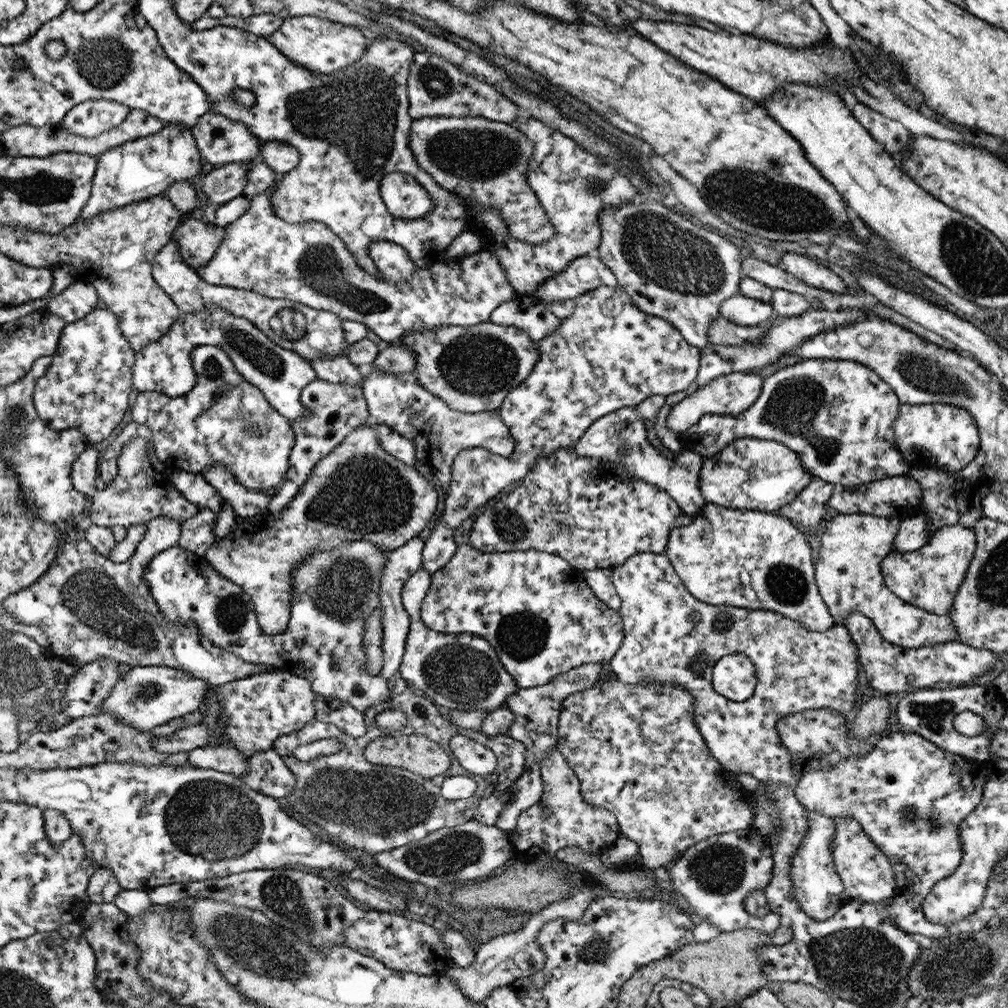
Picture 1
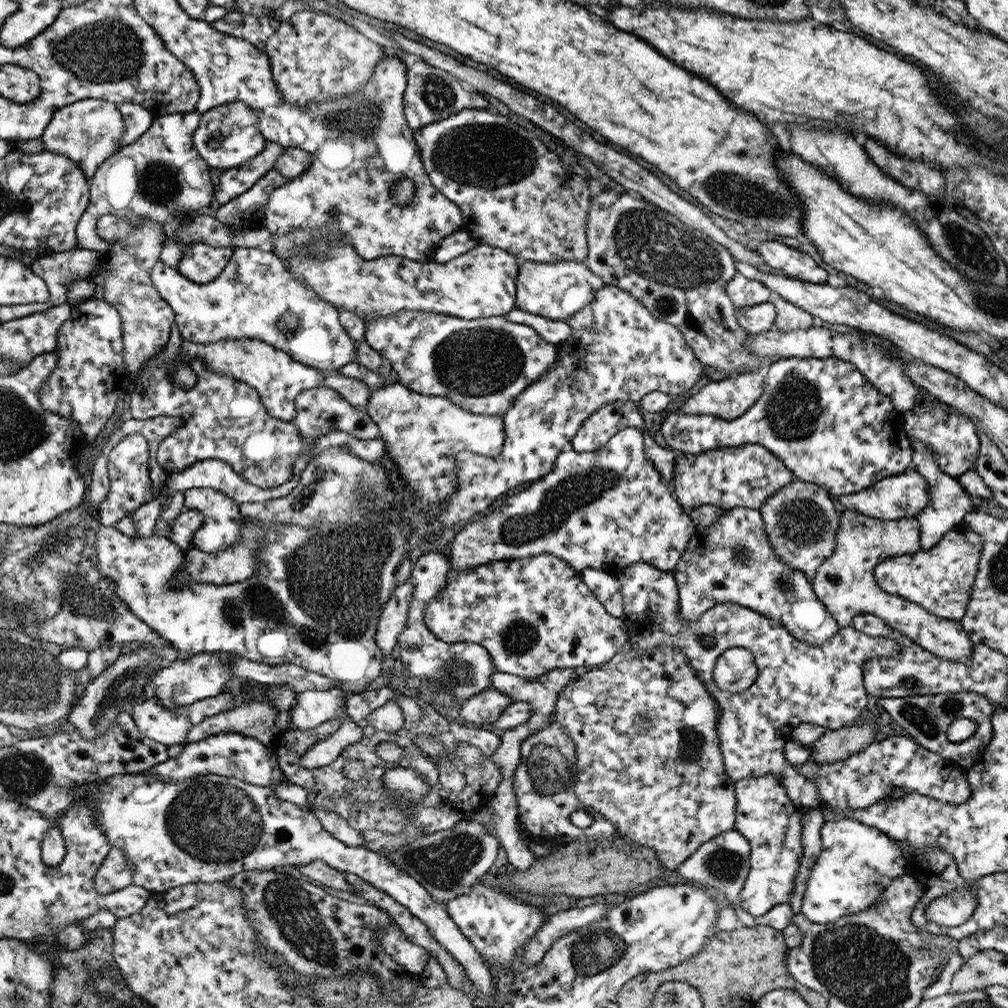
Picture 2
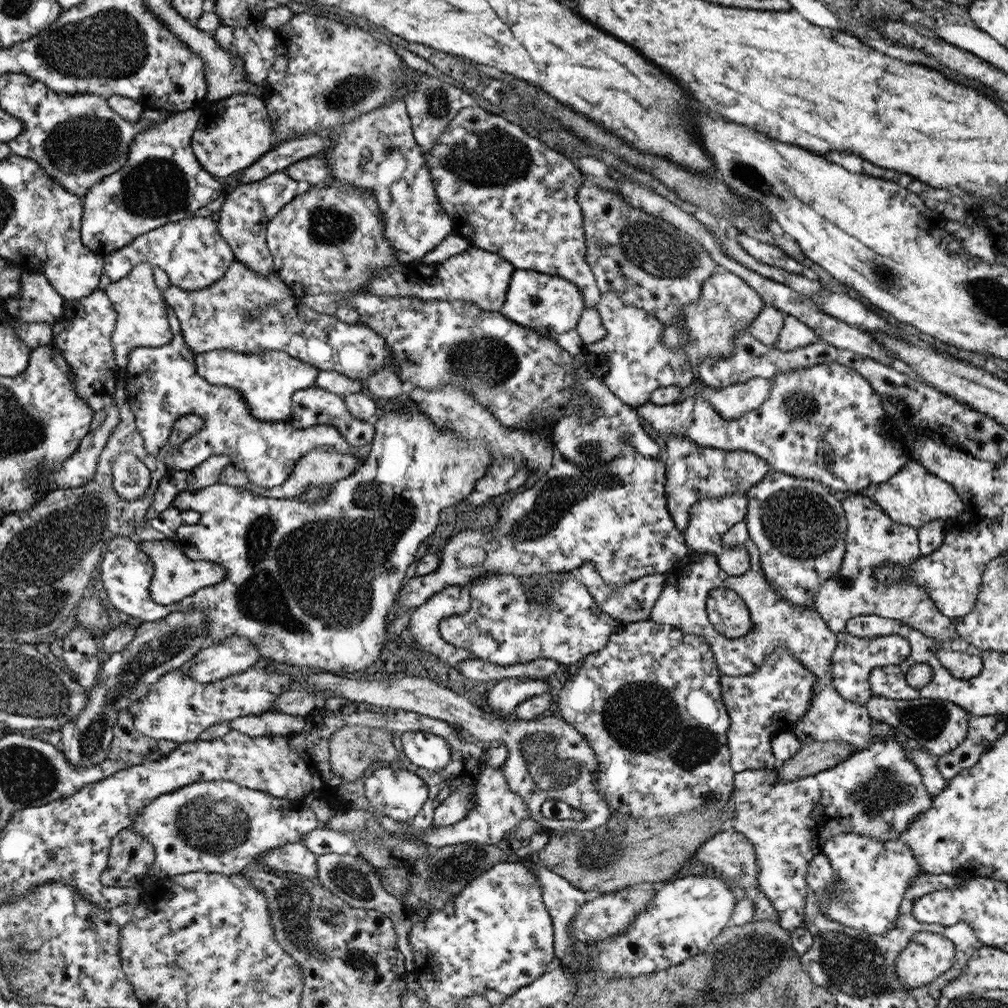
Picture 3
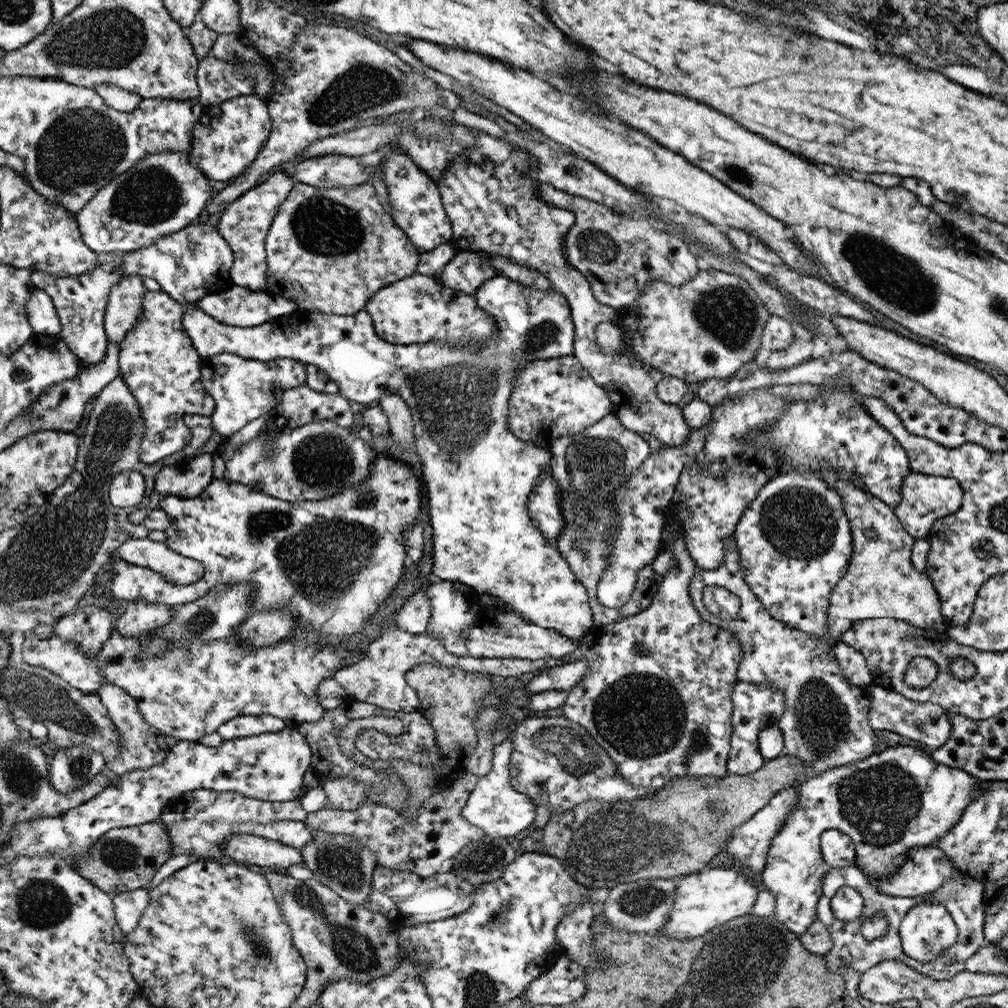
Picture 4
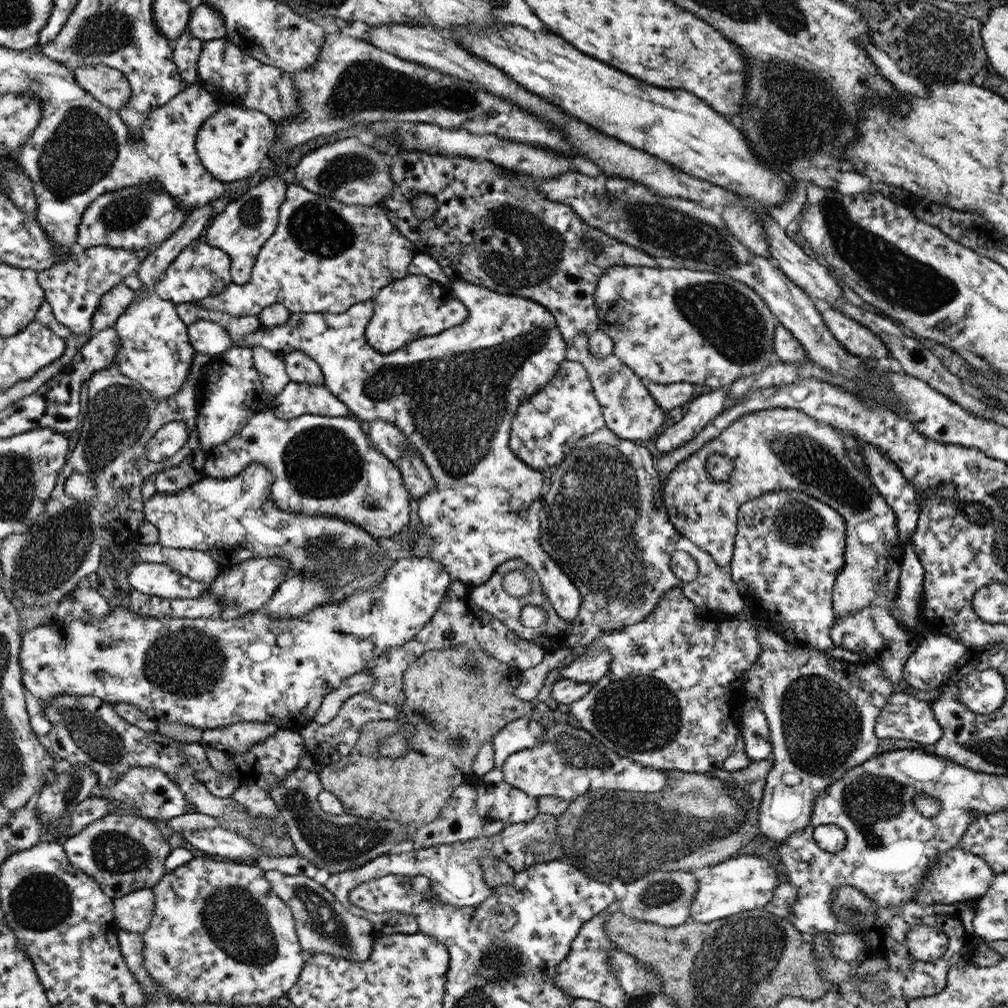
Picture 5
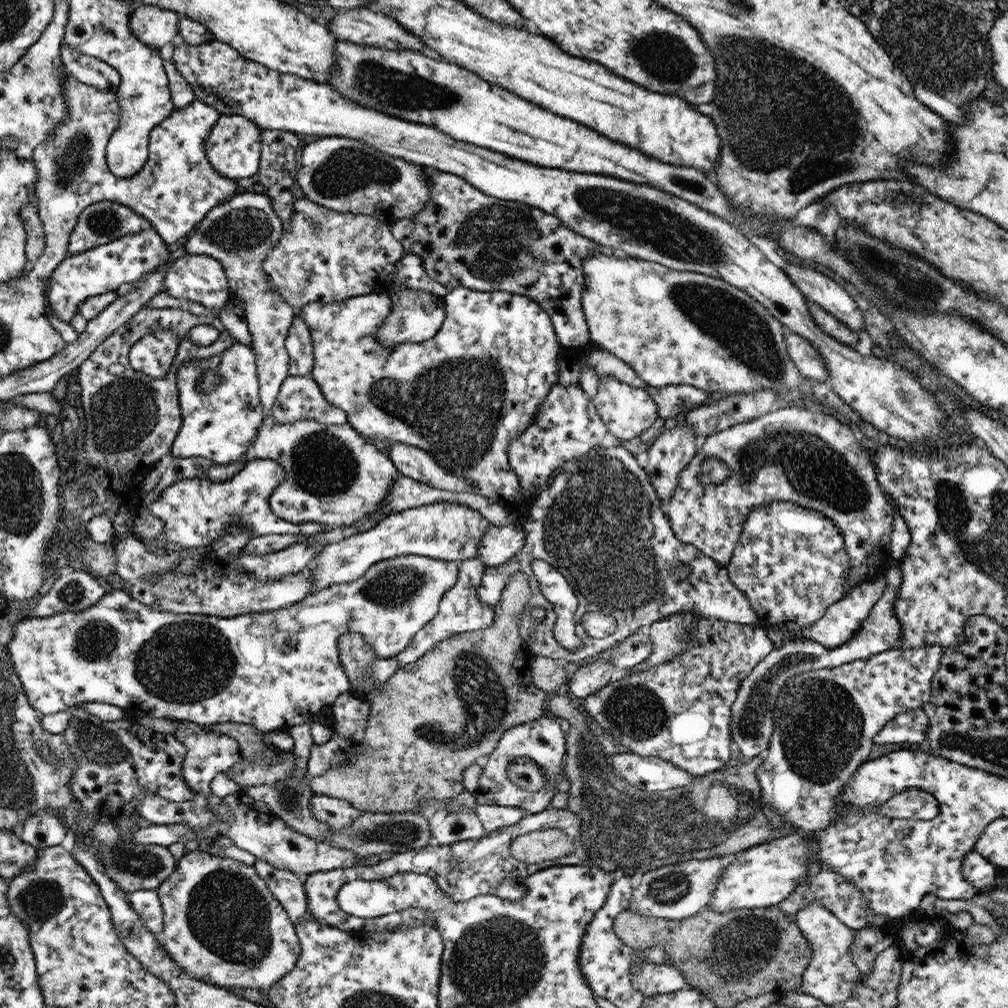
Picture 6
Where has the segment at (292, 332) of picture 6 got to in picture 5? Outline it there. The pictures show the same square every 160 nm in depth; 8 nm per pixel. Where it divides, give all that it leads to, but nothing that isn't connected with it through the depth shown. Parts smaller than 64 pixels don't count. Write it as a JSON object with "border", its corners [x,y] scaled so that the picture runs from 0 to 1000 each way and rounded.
{"border":[[[291,346],[280,355],[286,376],[291,379],[319,382],[320,374],[316,362],[300,347]]]}

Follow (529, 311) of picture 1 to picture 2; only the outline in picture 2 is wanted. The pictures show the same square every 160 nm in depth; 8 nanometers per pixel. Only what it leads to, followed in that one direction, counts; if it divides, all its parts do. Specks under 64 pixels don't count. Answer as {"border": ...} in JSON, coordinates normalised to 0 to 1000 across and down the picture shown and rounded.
{"border":[[[512,306],[505,307],[499,314],[507,319],[526,323],[541,339],[548,342],[559,339],[567,330],[561,318],[539,315],[534,312],[525,312]]]}

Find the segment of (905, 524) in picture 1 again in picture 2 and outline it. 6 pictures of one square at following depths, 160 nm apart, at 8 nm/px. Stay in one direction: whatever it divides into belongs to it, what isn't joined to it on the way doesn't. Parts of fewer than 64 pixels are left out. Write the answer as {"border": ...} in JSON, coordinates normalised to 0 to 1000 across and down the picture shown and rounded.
{"border":[[[906,436],[903,438],[904,450],[904,464],[906,464],[916,475],[920,478],[920,500],[918,504],[912,508],[908,515],[910,518],[910,526],[912,526],[912,538],[913,544],[920,546],[939,529],[945,522],[948,522],[951,518],[954,518],[955,512],[959,510],[959,507],[965,506],[963,500],[963,492],[959,491],[955,487],[955,483],[949,479],[948,474],[936,470],[930,463],[930,460],[926,458],[926,452],[924,452],[925,446],[920,446],[920,443],[912,438],[910,436]]]}

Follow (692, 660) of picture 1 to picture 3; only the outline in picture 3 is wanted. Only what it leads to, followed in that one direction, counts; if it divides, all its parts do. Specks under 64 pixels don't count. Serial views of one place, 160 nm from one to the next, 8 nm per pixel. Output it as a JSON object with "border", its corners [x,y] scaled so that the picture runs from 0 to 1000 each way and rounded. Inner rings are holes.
{"border":[[[709,583],[700,595],[700,611],[707,623],[719,633],[733,633],[746,624],[741,603],[731,589]],[[835,625],[829,630],[829,640],[822,652],[825,680],[838,694],[857,699],[865,689],[861,676],[866,663],[883,661],[888,663],[891,657],[902,651],[902,640],[897,633],[890,630],[868,633],[850,633]],[[777,642],[768,643],[743,672],[714,672],[716,695],[718,696],[724,717],[719,727],[724,746],[724,761],[729,767],[736,764],[767,763],[769,752],[766,749],[764,734],[773,727],[785,727],[804,697],[808,671]]]}

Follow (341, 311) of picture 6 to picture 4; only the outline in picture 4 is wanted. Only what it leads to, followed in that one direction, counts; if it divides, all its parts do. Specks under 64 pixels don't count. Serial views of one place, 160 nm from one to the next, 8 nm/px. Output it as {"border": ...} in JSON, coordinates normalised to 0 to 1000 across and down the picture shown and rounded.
{"border":[[[493,273],[489,276],[481,277],[477,284],[473,285],[472,291],[469,291],[472,303],[479,307],[492,323],[492,333],[488,338],[484,339],[484,343],[475,344],[473,342],[459,342],[448,344],[443,337],[430,337],[419,340],[410,340],[405,342],[393,342],[387,339],[378,337],[369,325],[369,316],[361,306],[356,311],[348,313],[320,312],[319,310],[304,310],[299,312],[287,312],[279,314],[273,314],[254,324],[241,323],[227,323],[223,320],[215,319],[215,316],[209,315],[203,312],[201,308],[194,305],[197,300],[190,300],[189,302],[182,302],[180,306],[181,311],[181,326],[188,335],[189,341],[193,349],[199,355],[210,354],[213,351],[229,350],[238,352],[242,356],[256,357],[257,359],[273,357],[275,355],[290,355],[304,361],[310,361],[316,367],[319,367],[324,373],[332,379],[335,383],[335,389],[345,397],[350,397],[354,401],[359,401],[362,404],[374,403],[375,397],[383,387],[393,391],[405,403],[407,411],[409,412],[409,430],[411,433],[412,448],[416,451],[418,457],[418,473],[420,473],[420,481],[422,481],[422,489],[424,489],[424,516],[428,523],[428,538],[429,538],[429,571],[433,575],[450,577],[458,580],[460,583],[468,584],[472,590],[482,588],[493,593],[496,593],[502,600],[507,601],[509,605],[519,609],[527,618],[533,621],[547,623],[552,625],[557,631],[561,633],[575,633],[588,620],[587,607],[583,600],[583,592],[581,591],[580,583],[571,574],[569,569],[565,566],[563,560],[559,556],[559,553],[553,548],[549,541],[542,539],[541,533],[537,532],[537,528],[525,518],[525,510],[523,506],[523,494],[529,484],[533,474],[537,472],[541,465],[545,465],[547,456],[547,448],[541,446],[530,445],[525,443],[519,437],[515,437],[509,433],[509,430],[504,426],[503,410],[504,410],[504,395],[508,390],[509,378],[511,377],[514,367],[528,357],[545,357],[546,355],[553,355],[555,353],[567,351],[568,339],[568,320],[566,319],[564,305],[562,296],[556,291],[546,288],[533,288],[532,286],[525,286],[519,284],[512,278],[507,278],[502,274]]]}

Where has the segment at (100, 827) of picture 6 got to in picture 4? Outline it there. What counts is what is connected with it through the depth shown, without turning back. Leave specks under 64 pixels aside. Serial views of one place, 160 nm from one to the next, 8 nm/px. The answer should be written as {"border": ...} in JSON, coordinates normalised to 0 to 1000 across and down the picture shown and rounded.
{"border":[[[156,813],[142,818],[111,821],[75,851],[75,863],[89,876],[99,880],[109,889],[144,881],[152,871],[154,864],[170,848],[170,841],[165,821]]]}

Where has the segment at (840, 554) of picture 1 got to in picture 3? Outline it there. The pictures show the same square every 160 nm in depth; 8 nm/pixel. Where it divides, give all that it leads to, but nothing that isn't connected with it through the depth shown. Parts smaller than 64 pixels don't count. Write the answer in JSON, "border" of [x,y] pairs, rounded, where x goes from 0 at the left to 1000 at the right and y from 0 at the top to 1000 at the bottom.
{"border":[[[852,489],[836,494],[833,501],[839,520],[837,551],[832,565],[822,575],[813,579],[807,590],[808,604],[818,616],[820,623],[829,629],[837,625],[843,613],[856,609],[883,613],[928,634],[931,656],[945,673],[959,675],[969,671],[974,664],[972,645],[947,627],[947,615],[934,609],[918,585],[908,581],[906,576],[894,576],[894,573],[882,581],[874,581],[867,572],[867,563],[879,560],[901,562],[909,557],[913,552],[910,525],[882,516],[873,502],[862,498],[862,494]]]}

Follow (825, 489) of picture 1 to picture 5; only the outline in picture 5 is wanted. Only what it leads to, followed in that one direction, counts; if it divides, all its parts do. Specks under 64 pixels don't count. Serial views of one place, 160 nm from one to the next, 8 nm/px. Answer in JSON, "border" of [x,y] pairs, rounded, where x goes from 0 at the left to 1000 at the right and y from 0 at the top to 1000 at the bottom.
{"border":[[[779,486],[762,489],[752,494],[747,494],[747,496],[737,499],[732,504],[730,512],[730,530],[728,531],[726,540],[726,553],[720,564],[724,569],[724,574],[733,586],[738,599],[744,604],[743,608],[750,617],[754,617],[758,623],[769,629],[773,629],[785,639],[812,644],[813,646],[825,644],[828,641],[826,641],[825,635],[822,633],[822,624],[826,619],[828,611],[825,605],[824,588],[828,572],[832,569],[837,559],[837,535],[838,519],[836,519],[836,514],[823,502],[809,497],[809,495],[797,491],[797,489],[793,487]]]}

